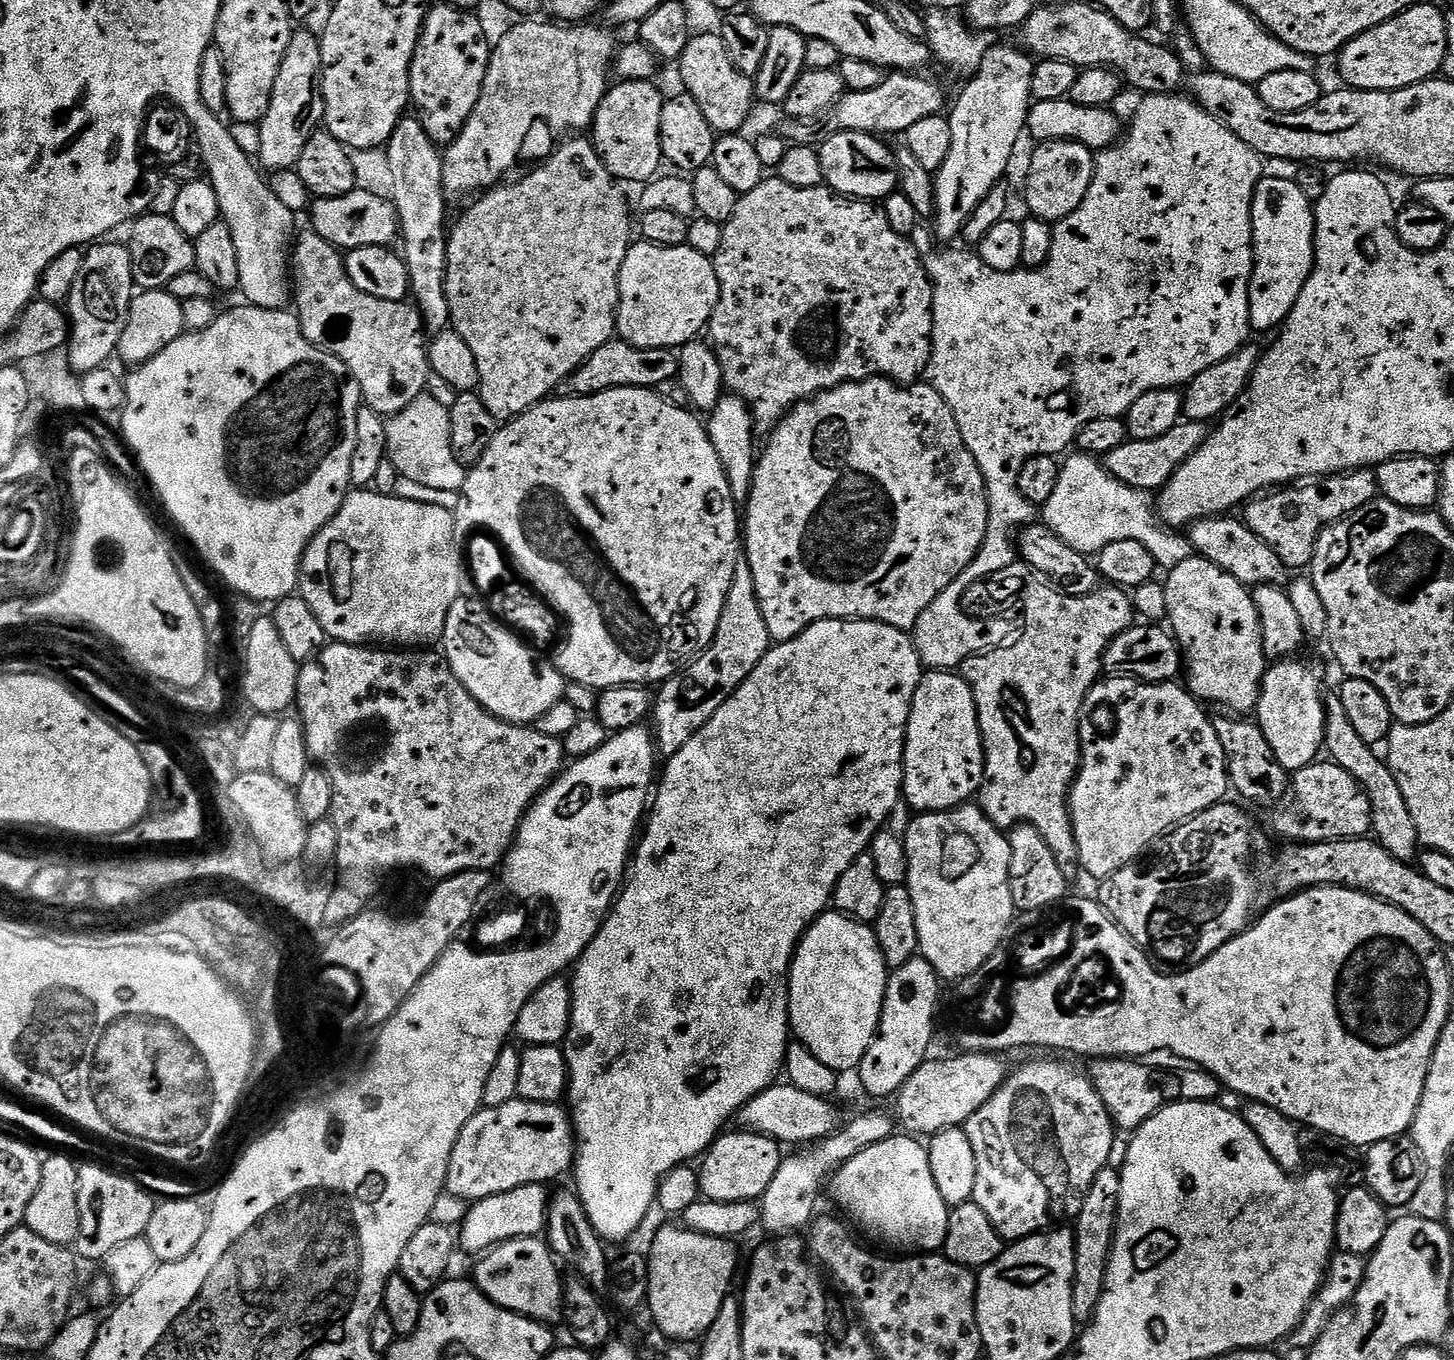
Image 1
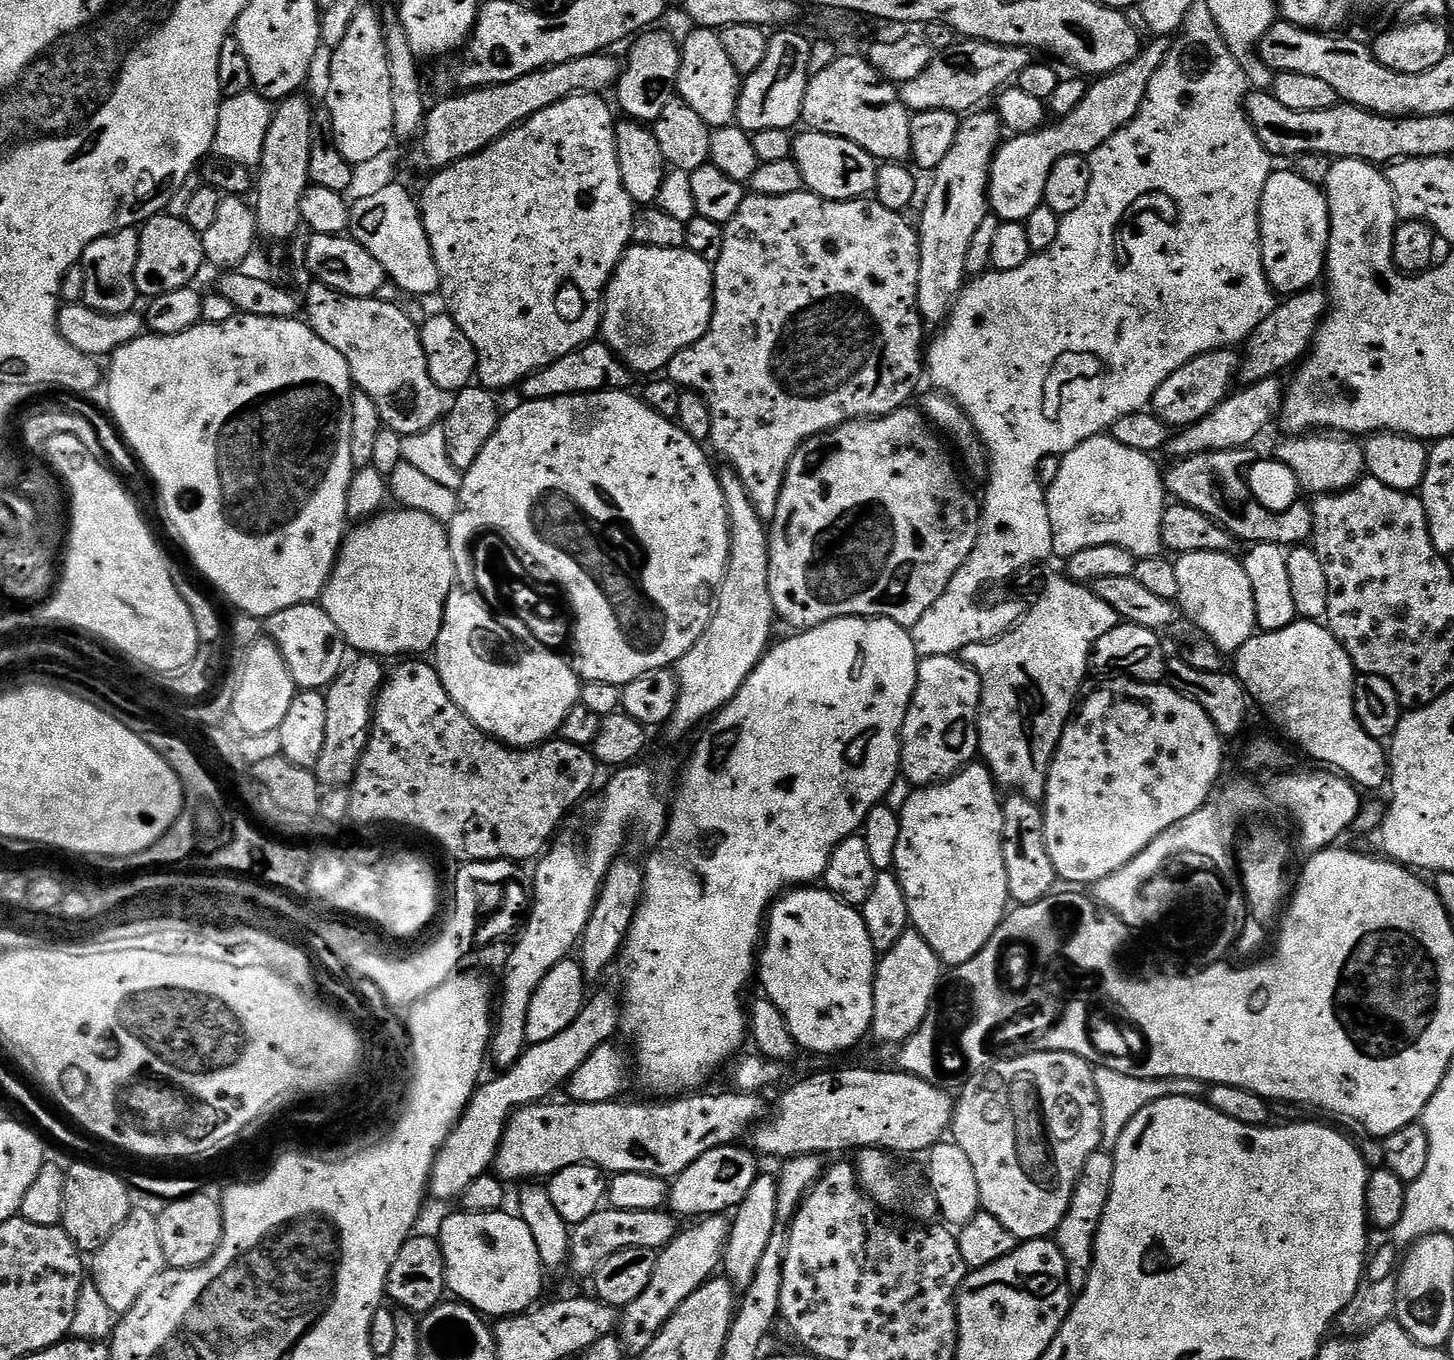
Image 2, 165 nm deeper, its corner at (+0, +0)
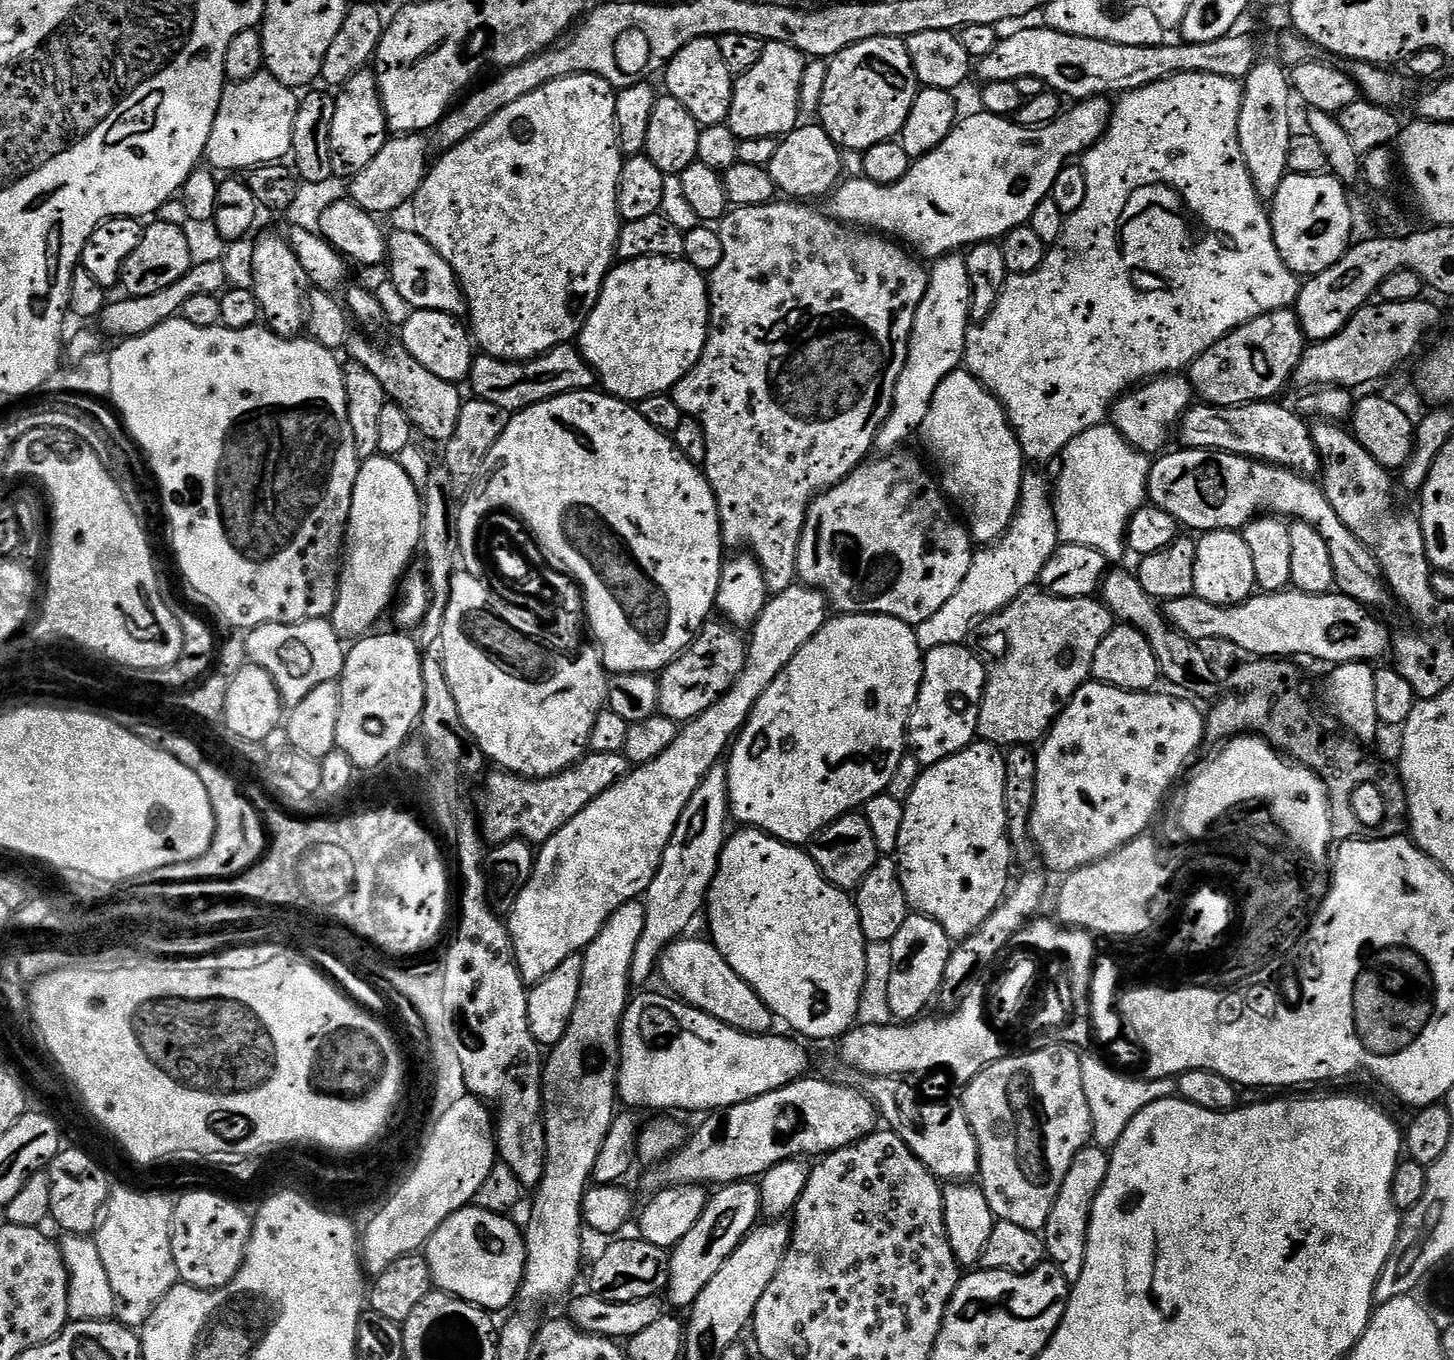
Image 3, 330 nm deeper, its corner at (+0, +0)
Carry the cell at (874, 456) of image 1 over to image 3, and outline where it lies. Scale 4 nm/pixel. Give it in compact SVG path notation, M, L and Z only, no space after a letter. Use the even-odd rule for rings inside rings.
M897 450L891 454L881 455L880 460L869 459L858 468L852 469L852 473L840 483L821 491L813 496L808 506L808 513L802 526L802 534L798 542L798 554L796 555L796 575L809 588L816 588L827 597L829 605L840 614L867 614L869 616L889 616L898 618L910 625L918 625L926 622L933 614L938 614L946 602L962 586L962 578L966 578L966 570L970 570L974 555L974 541L965 525L960 524L952 517L949 501L946 499L939 483L912 456L903 456L903 451Z

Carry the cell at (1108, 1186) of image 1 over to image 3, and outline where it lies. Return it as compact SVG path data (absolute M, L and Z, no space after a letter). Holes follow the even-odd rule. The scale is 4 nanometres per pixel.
M1090 1142L1085 1148L1078 1150L1078 1154L1074 1154L1074 1162L1070 1162L1070 1170L1066 1170L1066 1178L1062 1178L1062 1186L1058 1190L1058 1198L1054 1198L1050 1218L1046 1218L1046 1226L1042 1235L1047 1259L1054 1266L1058 1266L1058 1270L1062 1270L1062 1278L1066 1278L1069 1285L1076 1284L1078 1278L1082 1278L1082 1266L1086 1266L1086 1242L1090 1230L1090 1214L1094 1206L1094 1198L1098 1198L1098 1190L1102 1190L1102 1182L1106 1182L1108 1158L1109 1153L1099 1148L1095 1142Z

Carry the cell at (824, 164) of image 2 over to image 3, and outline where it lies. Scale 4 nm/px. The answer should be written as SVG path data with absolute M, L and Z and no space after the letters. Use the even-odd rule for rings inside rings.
M808 122L808 125L797 126L777 143L776 153L768 163L768 173L772 176L777 189L788 198L808 198L804 196L827 197L841 183L840 176L841 149L826 134L819 123Z

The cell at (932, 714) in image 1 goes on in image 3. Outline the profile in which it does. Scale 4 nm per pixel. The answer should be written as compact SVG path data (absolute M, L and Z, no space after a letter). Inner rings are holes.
M947 644L924 653L924 673L916 705L908 716L907 751L922 766L958 754L977 739L986 667L964 644Z

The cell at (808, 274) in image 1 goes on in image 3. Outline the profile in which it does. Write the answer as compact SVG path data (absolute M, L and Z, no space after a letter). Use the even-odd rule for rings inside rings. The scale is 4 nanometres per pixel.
M773 202L745 208L733 207L724 219L719 221L722 263L707 277L706 346L702 350L699 362L673 386L670 393L672 401L679 406L685 417L696 420L706 434L706 458L702 471L710 482L710 490L714 490L720 515L720 537L724 540L725 549L747 549L755 556L764 571L768 591L772 594L786 590L797 579L798 542L813 496L845 480L852 473L852 469L865 463L869 455L867 452L873 451L878 430L882 422L886 422L892 409L894 386L902 374L902 366L908 357L908 339L914 326L914 314L918 310L918 302L922 302L928 289L929 273L929 269L923 268L919 264L921 261L915 255L909 254L899 243L883 235L857 230L828 214L823 216L818 209L807 208L804 205L807 203L804 202L780 203Z

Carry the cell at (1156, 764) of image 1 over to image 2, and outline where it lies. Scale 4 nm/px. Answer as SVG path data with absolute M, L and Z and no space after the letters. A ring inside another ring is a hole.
M1112 678L1101 684L1097 692L1083 697L1078 711L1064 727L1042 801L1046 850L1057 877L1068 886L1091 886L1114 874L1114 870L1122 870L1162 830L1170 830L1170 826L1201 808L1213 795L1216 779L1224 768L1225 741L1198 702L1178 694L1164 682L1143 684Z

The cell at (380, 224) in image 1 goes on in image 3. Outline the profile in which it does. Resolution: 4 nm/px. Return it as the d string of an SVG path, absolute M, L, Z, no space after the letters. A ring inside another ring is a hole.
M415 230L396 232L387 237L387 267L392 267L392 284L396 292L409 304L412 310L434 310L446 312L449 316L463 317L466 312L464 291L460 288L454 270Z

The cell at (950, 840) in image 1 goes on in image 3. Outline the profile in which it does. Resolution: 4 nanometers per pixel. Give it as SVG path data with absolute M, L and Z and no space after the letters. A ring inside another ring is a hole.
M973 742L958 754L921 771L914 790L904 801L902 830L898 830L898 846L894 853L900 867L902 890L913 913L929 916L946 930L953 942L965 940L980 929L982 922L994 914L1010 888L1008 871L1014 868L1012 843L1008 841L1008 823L1004 805L1006 762L997 745Z

